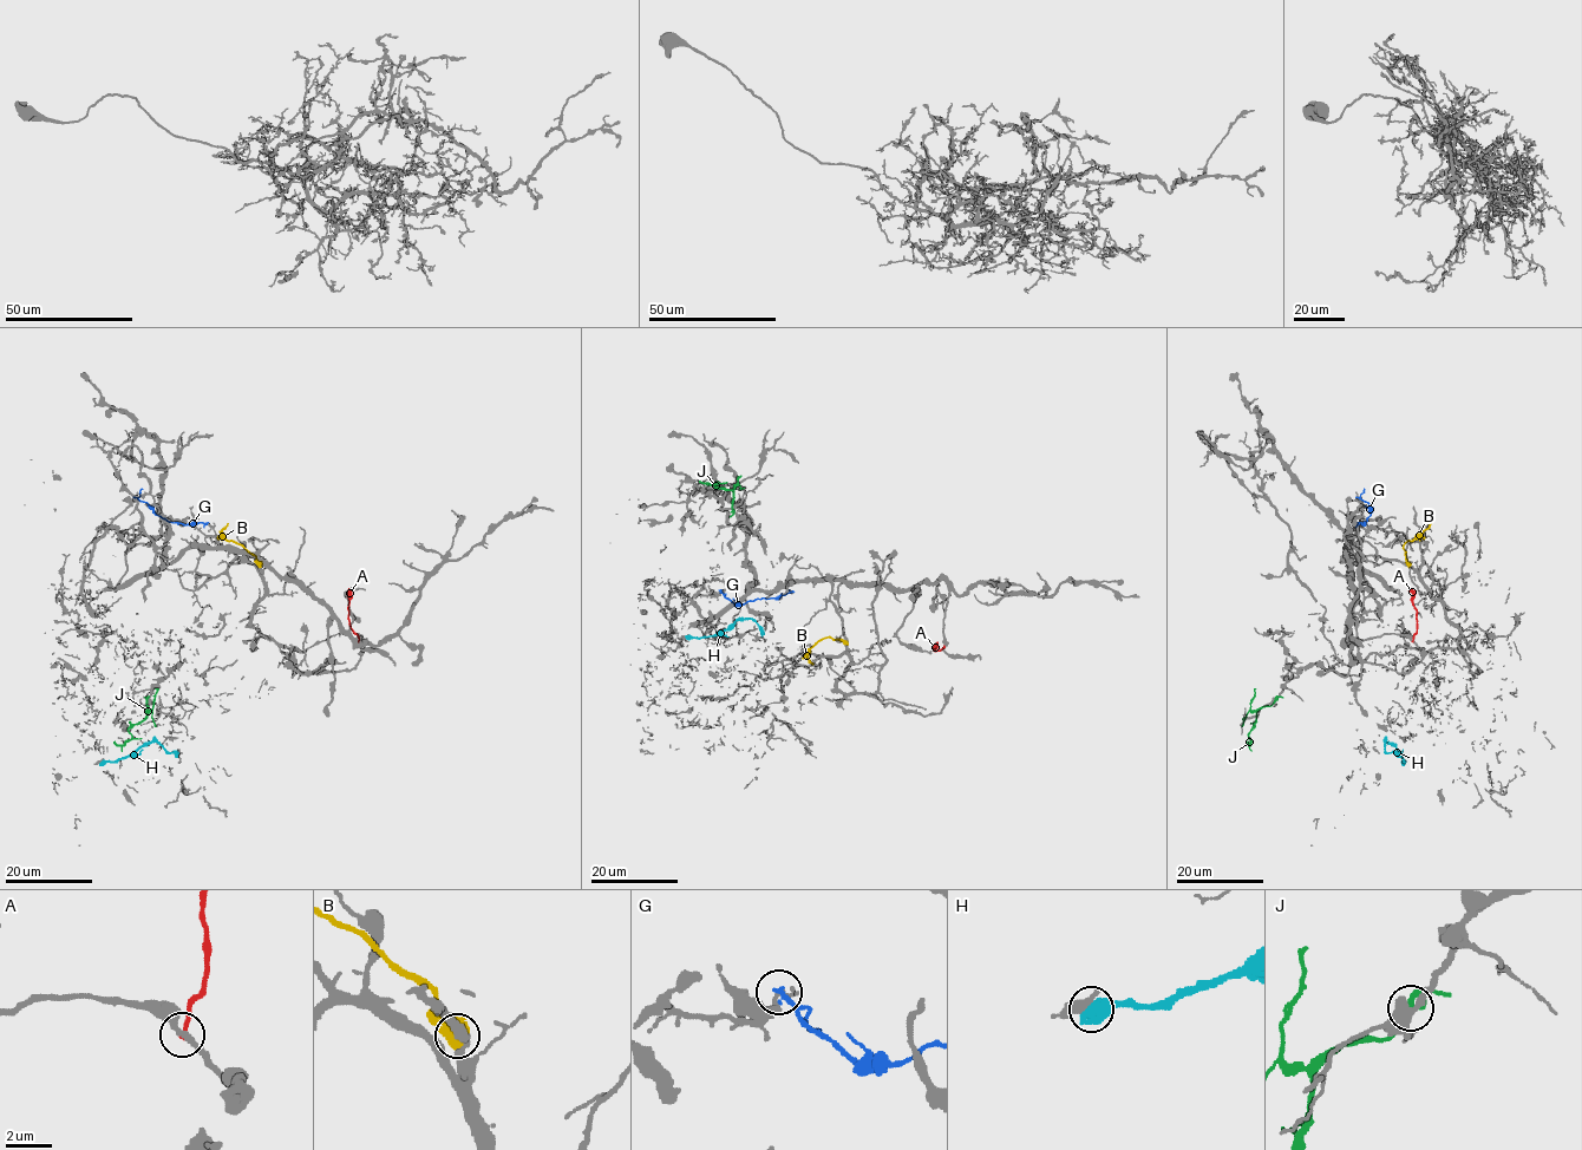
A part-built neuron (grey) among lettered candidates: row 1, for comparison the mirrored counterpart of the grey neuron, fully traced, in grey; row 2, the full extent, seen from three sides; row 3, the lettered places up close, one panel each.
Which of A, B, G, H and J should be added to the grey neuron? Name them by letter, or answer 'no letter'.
no letter

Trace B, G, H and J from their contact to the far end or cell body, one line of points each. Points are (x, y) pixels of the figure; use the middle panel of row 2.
B: (845, 642), (829, 638), (819, 640), (808, 658), (814, 664)
G: (720, 590), (734, 603), (795, 592)
H: (687, 636), (720, 634), (738, 619), (752, 619), (763, 634)
J: (733, 509), (731, 490), (718, 489), (713, 484), (717, 482), (699, 481)

